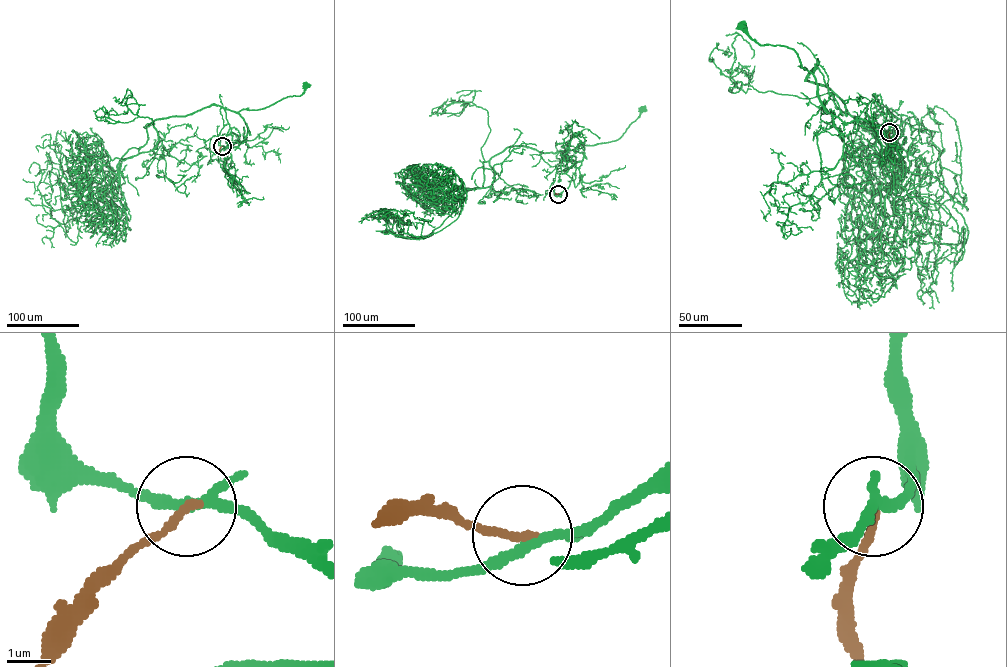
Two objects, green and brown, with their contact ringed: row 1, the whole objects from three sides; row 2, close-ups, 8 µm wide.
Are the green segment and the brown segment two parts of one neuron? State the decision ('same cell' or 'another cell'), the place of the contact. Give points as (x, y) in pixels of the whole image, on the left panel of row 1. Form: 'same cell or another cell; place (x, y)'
another cell; place (222, 146)

